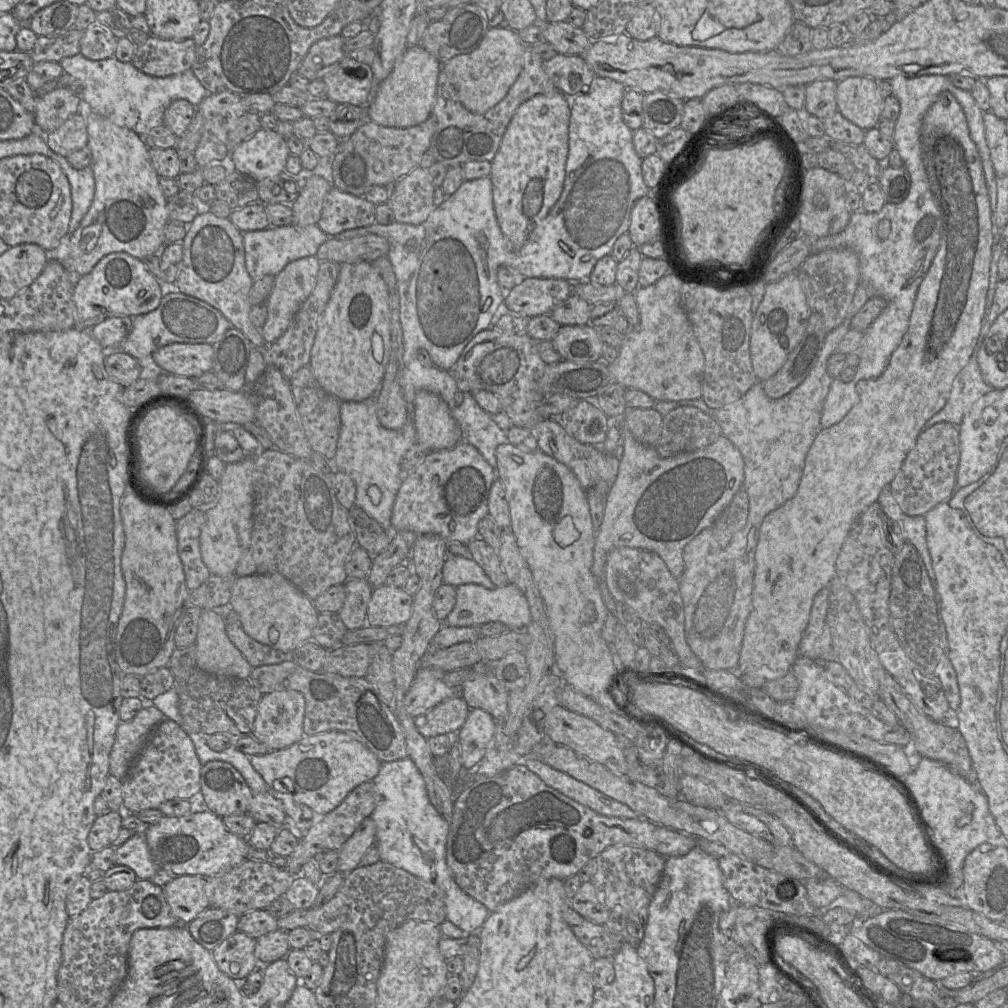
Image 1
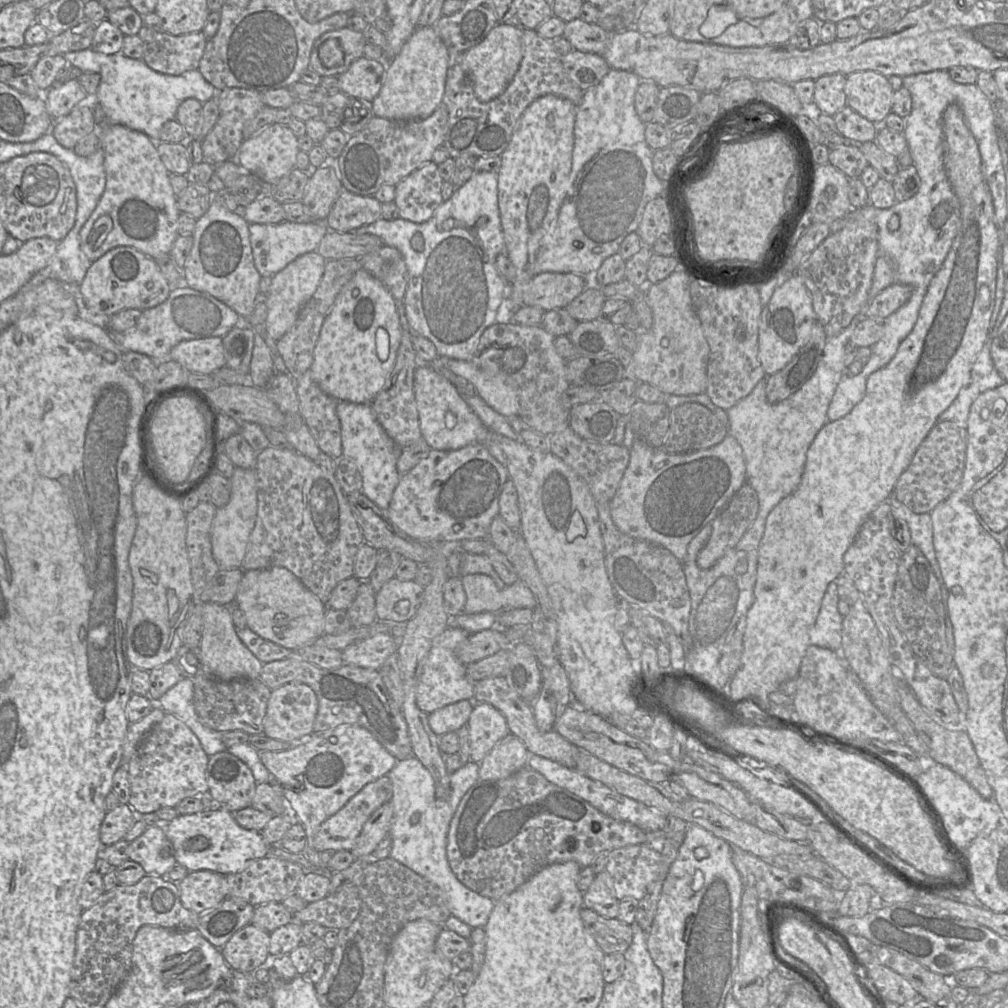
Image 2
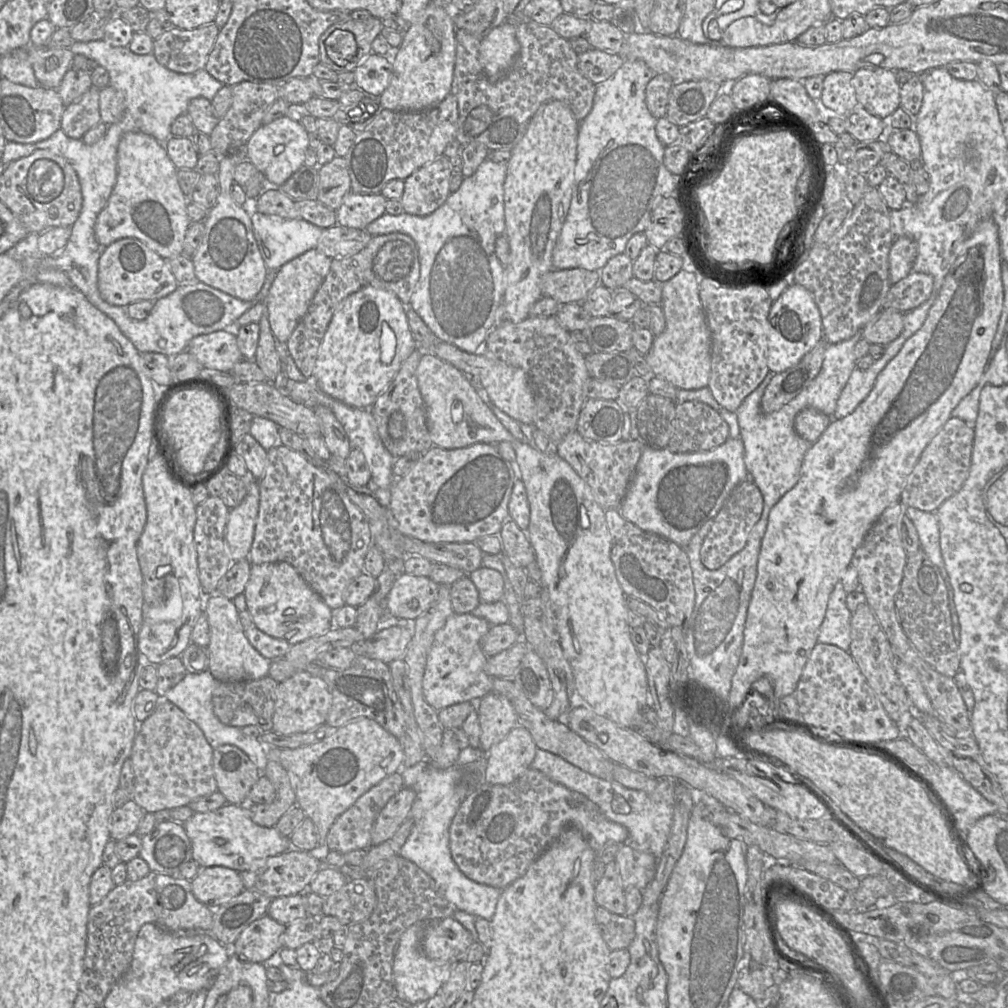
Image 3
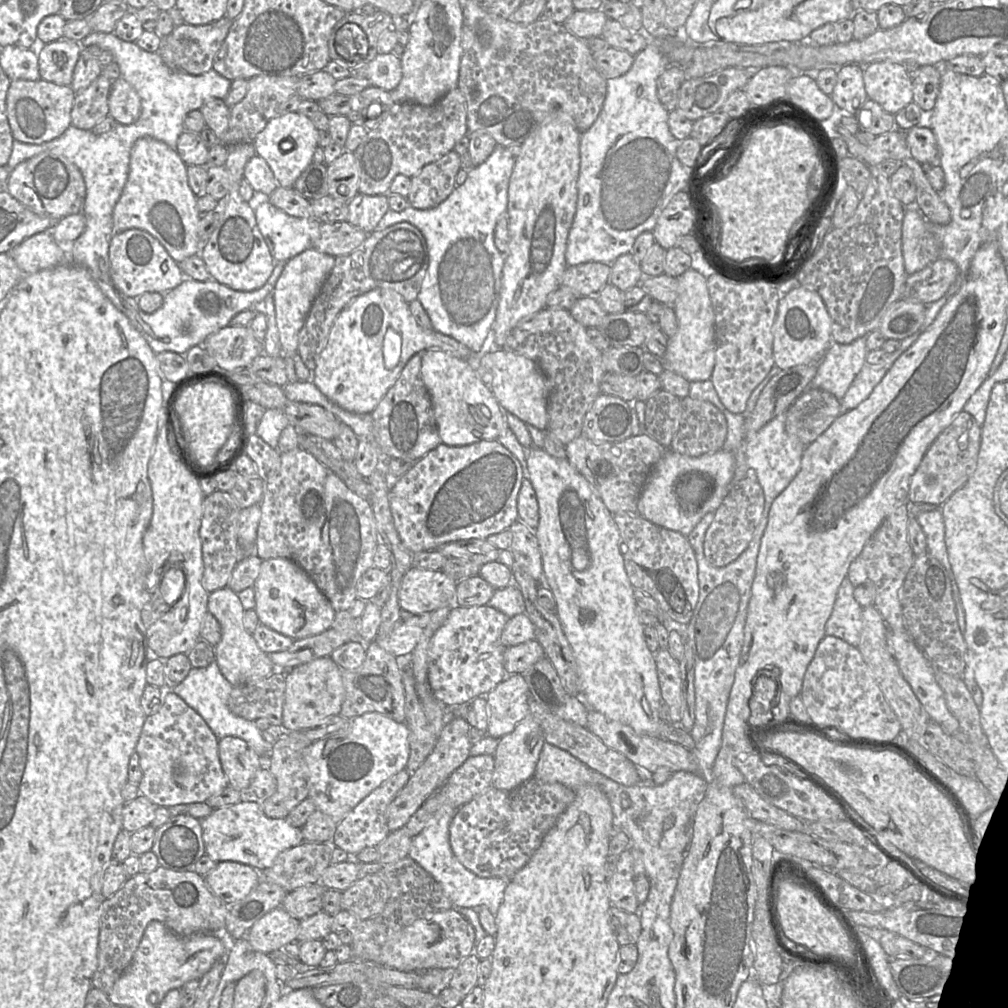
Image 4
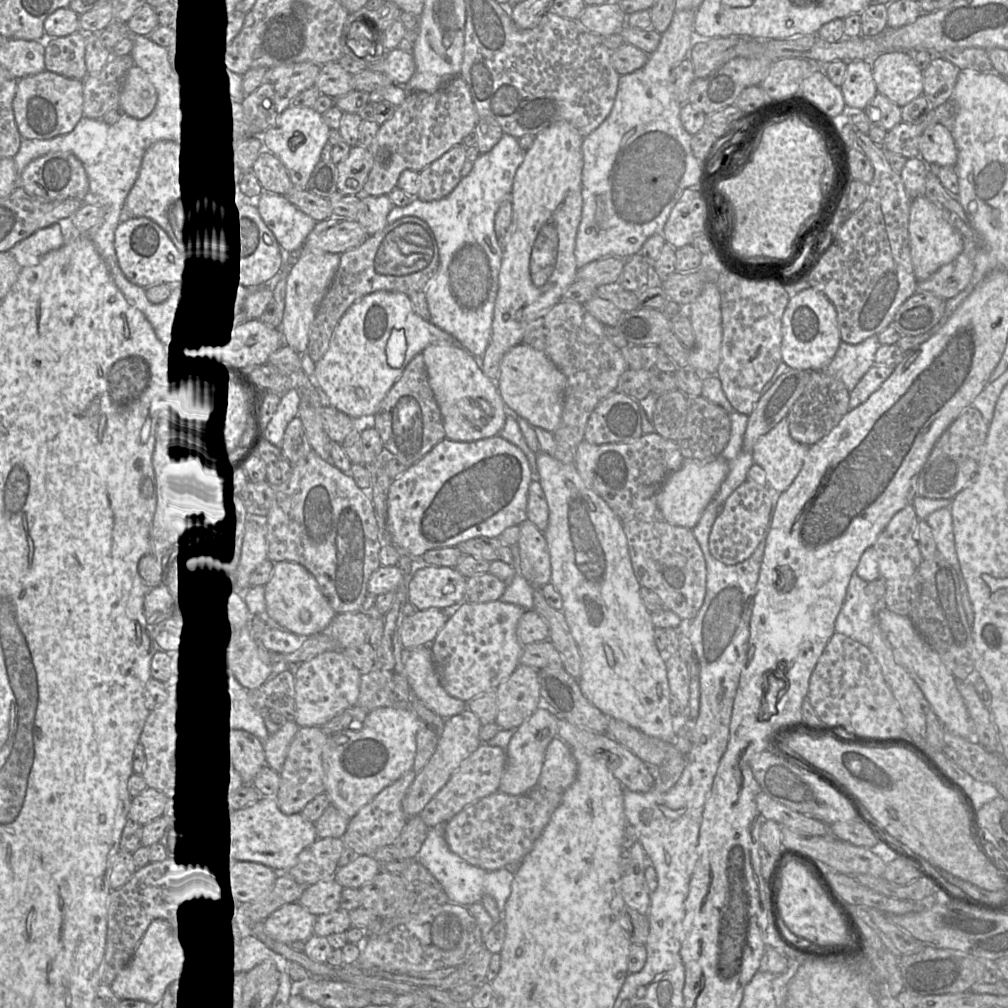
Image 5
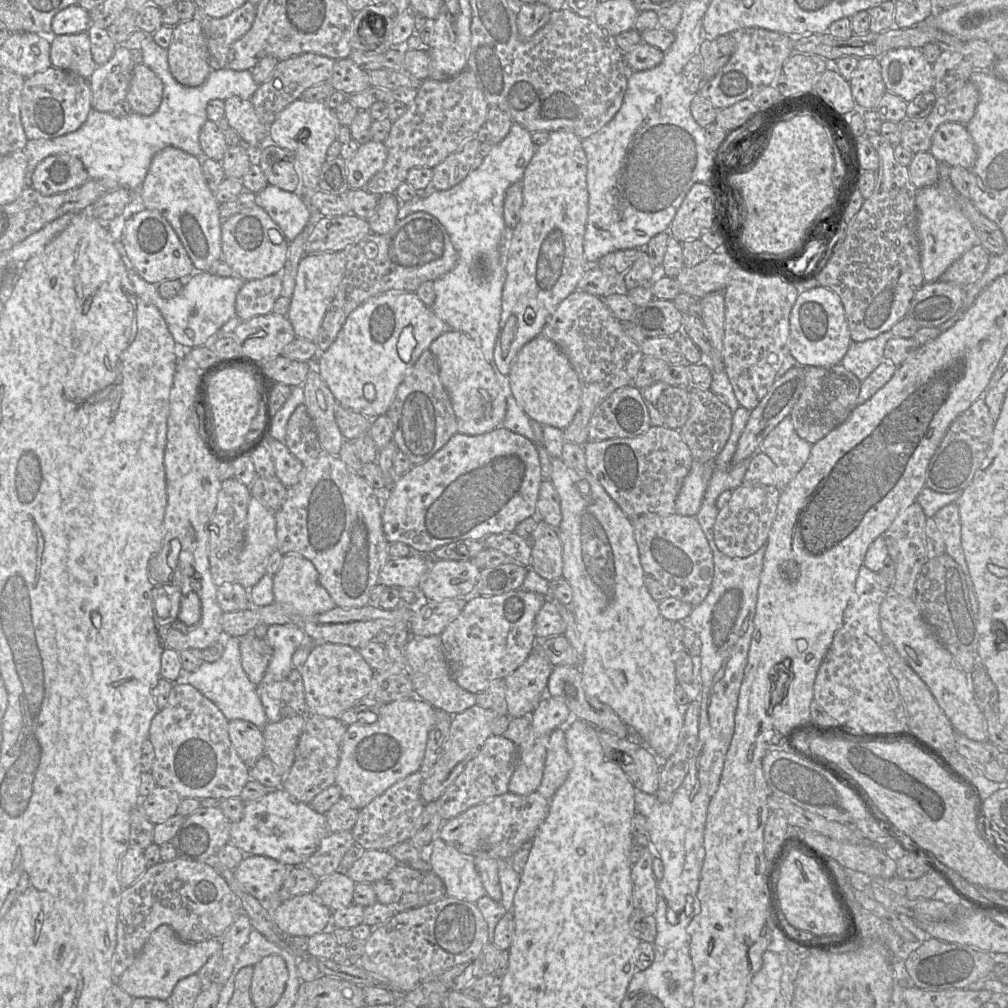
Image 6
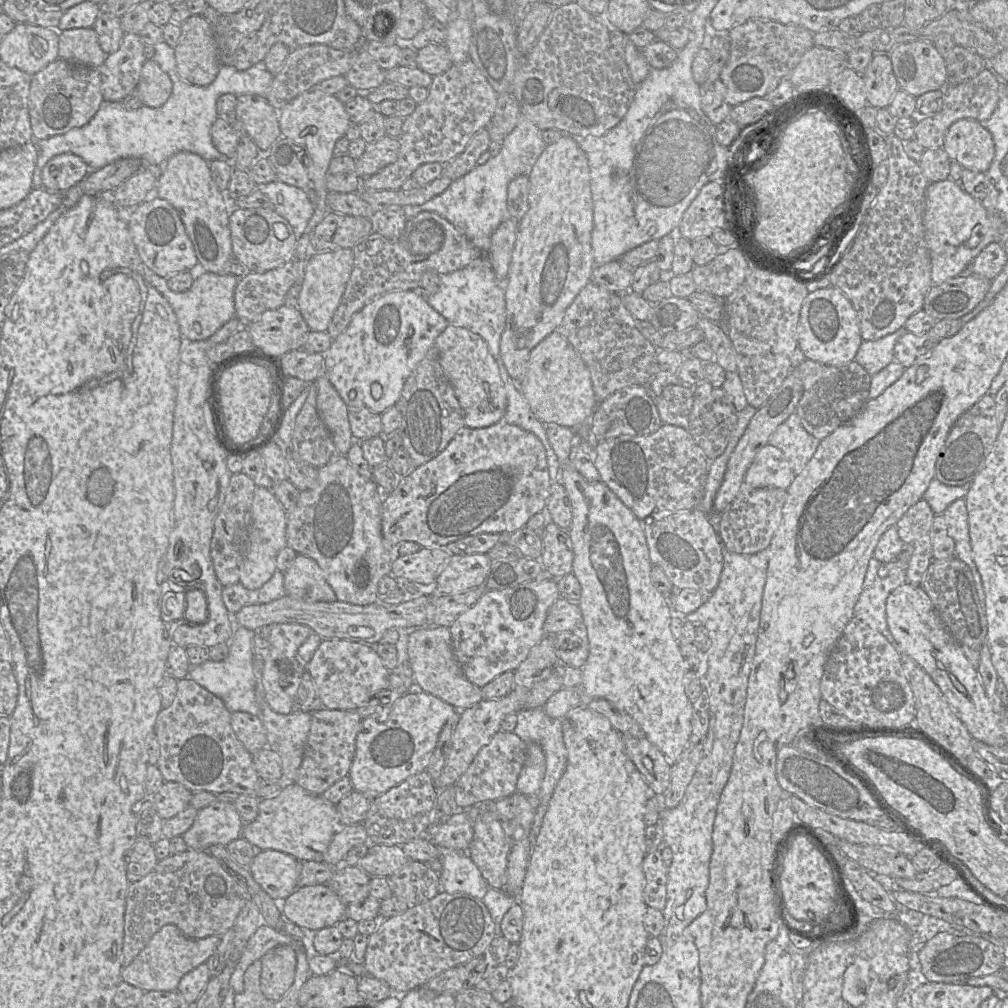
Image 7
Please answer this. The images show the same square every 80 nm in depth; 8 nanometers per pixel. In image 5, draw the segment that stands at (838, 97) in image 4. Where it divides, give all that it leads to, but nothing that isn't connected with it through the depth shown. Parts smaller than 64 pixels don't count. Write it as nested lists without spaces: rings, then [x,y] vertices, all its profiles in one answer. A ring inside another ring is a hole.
[[[870,60],[845,61],[847,70],[840,86],[847,106],[864,109],[878,93]]]

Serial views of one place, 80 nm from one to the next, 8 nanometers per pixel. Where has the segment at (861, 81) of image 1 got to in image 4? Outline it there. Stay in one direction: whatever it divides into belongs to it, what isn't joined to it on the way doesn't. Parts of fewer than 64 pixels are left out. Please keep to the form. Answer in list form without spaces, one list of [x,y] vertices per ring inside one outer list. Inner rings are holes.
[[[873,62],[864,66],[863,80],[868,99],[877,102],[888,113],[894,115],[913,102],[912,79],[905,64]]]

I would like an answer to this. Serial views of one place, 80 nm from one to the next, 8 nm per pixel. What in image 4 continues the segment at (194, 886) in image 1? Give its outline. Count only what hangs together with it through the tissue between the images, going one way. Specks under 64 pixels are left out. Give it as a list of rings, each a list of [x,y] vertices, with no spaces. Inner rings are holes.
[[[233,861],[218,862],[205,876],[209,890],[226,904],[233,904],[256,887],[261,874],[255,868]]]

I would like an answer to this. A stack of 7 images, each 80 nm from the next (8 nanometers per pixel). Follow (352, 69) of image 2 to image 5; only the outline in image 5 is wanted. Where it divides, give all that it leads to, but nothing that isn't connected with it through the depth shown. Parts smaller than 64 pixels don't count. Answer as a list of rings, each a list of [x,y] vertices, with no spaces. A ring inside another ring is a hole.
[[[394,48],[386,51],[379,60],[370,63],[367,69],[386,74],[395,85],[404,86],[415,72],[415,61],[412,52]]]

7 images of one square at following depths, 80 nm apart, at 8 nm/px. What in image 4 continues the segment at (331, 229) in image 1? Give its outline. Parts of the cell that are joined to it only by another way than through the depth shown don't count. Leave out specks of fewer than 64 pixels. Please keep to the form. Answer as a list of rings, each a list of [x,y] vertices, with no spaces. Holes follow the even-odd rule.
[[[358,193],[348,202],[347,221],[371,234],[388,210],[388,194],[365,195]]]

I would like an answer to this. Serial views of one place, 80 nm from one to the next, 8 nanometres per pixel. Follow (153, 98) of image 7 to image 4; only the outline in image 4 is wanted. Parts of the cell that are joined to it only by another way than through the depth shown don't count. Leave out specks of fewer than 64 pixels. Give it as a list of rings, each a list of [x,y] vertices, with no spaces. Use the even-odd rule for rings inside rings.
[[[122,77],[112,83],[108,107],[108,115],[123,125],[135,122],[141,114],[141,103],[137,92]]]

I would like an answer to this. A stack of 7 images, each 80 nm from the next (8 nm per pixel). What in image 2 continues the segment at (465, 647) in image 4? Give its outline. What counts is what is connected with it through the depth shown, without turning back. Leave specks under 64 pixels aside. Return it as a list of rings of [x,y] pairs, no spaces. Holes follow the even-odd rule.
[[[448,626],[433,640],[416,690],[416,704],[421,711],[430,714],[460,700],[474,700],[475,682],[466,677],[467,665],[462,664],[456,657],[457,647],[469,636],[470,634],[461,628]]]

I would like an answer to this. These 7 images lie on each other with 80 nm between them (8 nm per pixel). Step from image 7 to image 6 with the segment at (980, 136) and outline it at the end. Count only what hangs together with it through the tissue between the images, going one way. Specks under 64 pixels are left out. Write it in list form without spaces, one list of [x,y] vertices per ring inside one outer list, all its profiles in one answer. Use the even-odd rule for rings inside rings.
[[[945,122],[935,131],[929,152],[951,167],[971,169],[977,158],[976,147],[966,125]]]

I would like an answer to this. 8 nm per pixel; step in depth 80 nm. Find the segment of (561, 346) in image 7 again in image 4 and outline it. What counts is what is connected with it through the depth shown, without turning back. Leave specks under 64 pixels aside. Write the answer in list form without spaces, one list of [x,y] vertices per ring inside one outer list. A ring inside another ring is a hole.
[[[498,349],[483,355],[479,366],[490,370],[492,380],[489,387],[503,409],[519,418],[525,424],[547,431],[549,384],[545,375],[532,360]]]

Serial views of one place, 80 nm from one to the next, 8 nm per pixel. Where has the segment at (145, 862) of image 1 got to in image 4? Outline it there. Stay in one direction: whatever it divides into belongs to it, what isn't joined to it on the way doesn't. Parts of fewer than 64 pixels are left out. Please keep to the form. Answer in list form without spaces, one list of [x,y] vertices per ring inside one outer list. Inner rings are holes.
[[[188,814],[171,817],[155,830],[151,852],[157,857],[160,867],[176,871],[192,870],[192,866],[206,855],[200,820]]]

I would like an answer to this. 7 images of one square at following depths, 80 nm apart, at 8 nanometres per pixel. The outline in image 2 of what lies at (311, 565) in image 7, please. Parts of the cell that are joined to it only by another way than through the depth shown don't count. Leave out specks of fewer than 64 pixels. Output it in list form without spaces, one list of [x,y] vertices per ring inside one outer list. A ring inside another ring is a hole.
[[[281,566],[244,571],[235,595],[238,608],[244,613],[247,627],[260,637],[290,650],[298,650],[324,633],[327,606],[291,571]]]

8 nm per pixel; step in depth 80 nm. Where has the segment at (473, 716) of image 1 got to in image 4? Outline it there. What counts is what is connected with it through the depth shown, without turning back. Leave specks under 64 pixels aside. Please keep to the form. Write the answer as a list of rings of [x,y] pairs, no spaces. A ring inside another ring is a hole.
[[[521,674],[507,675],[485,695],[488,707],[486,735],[500,739],[529,714],[530,691]]]

